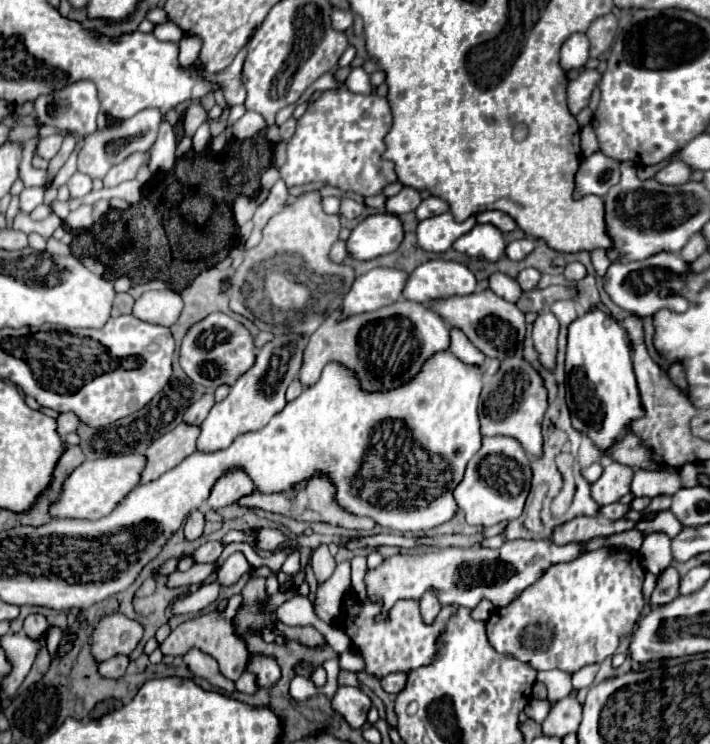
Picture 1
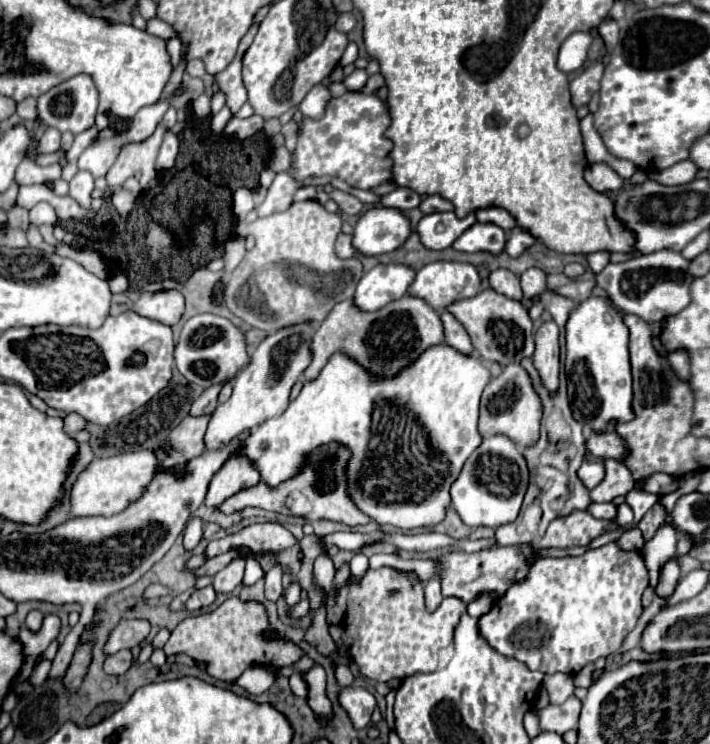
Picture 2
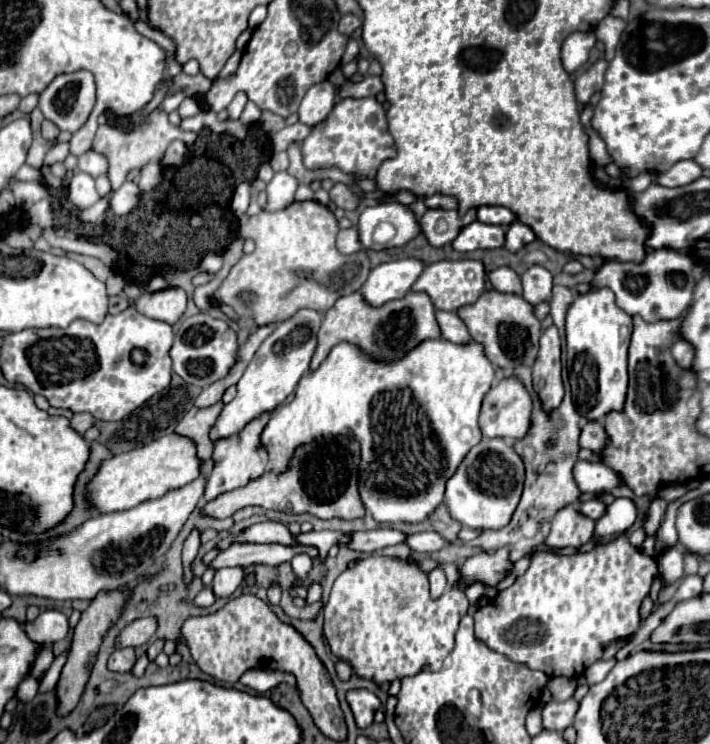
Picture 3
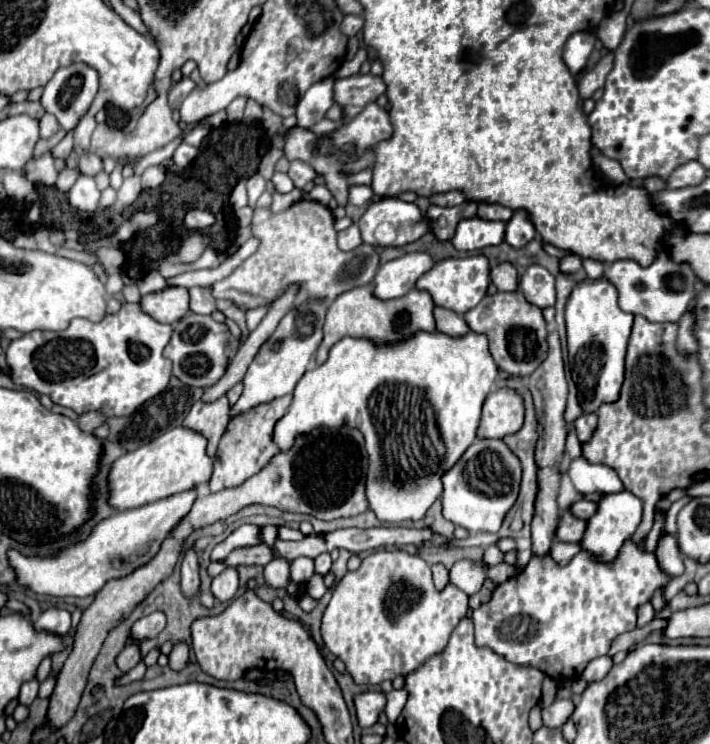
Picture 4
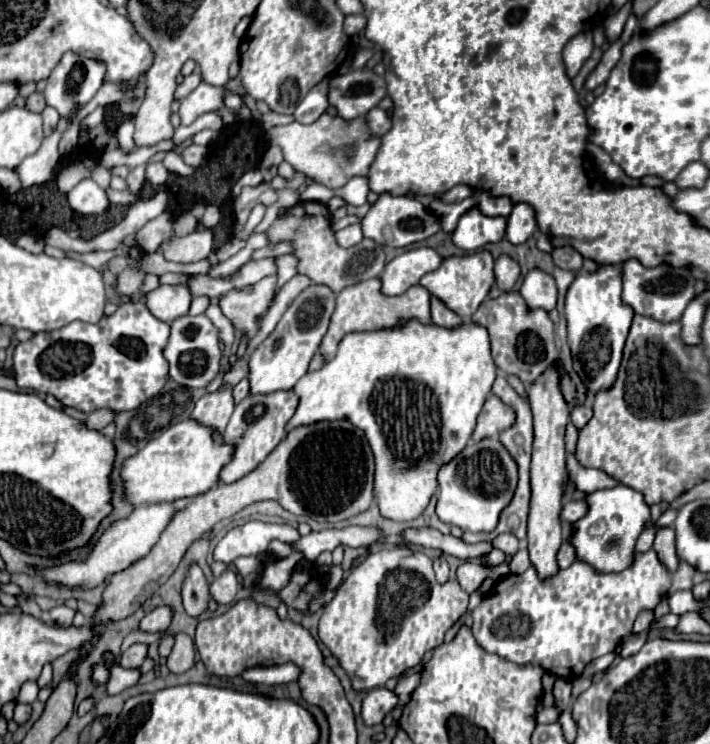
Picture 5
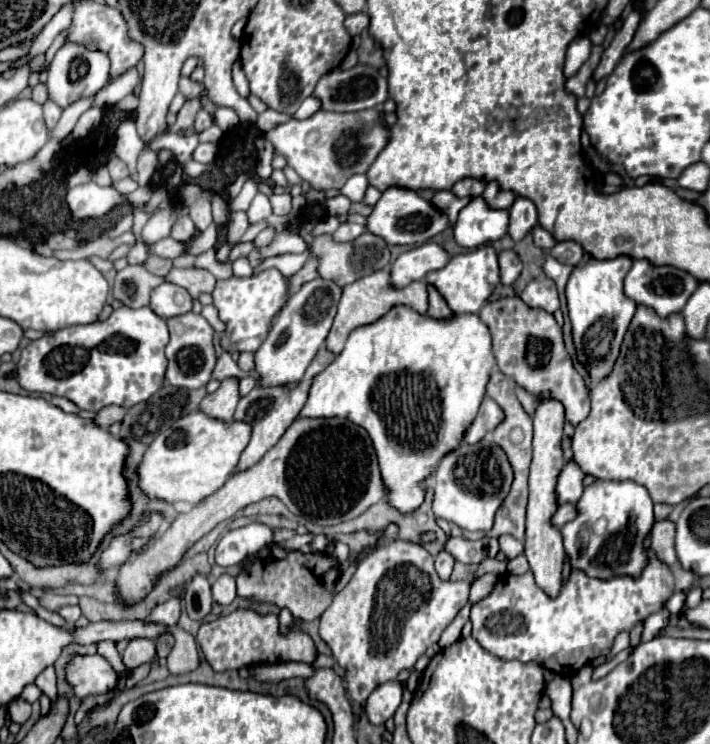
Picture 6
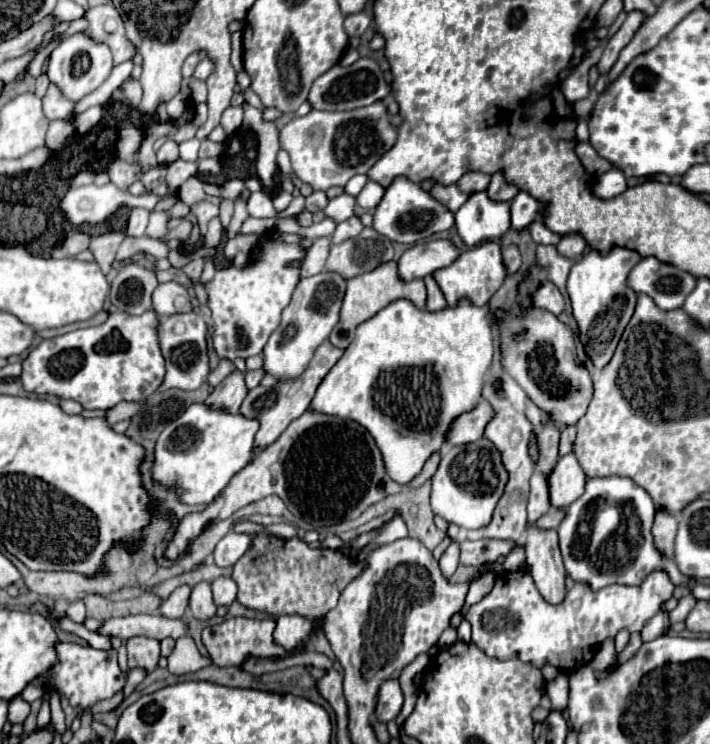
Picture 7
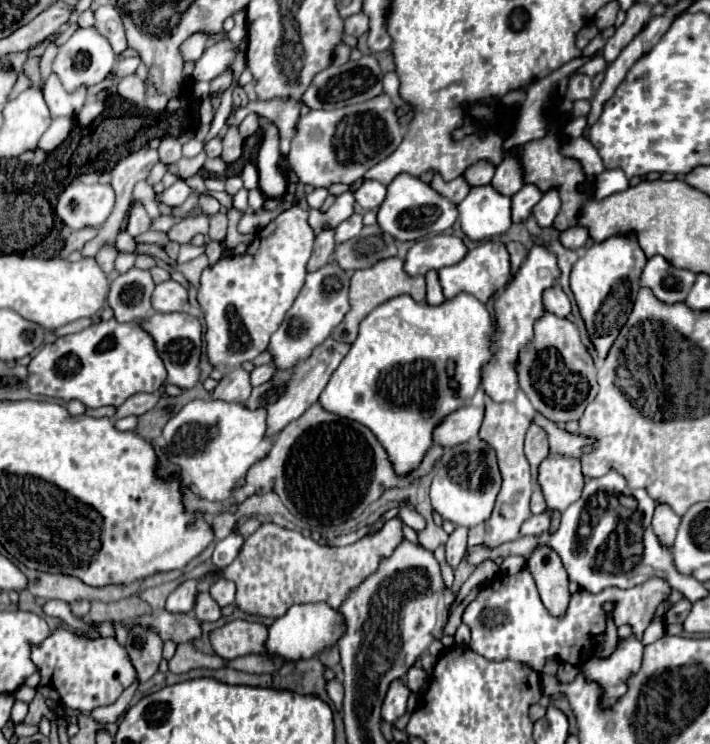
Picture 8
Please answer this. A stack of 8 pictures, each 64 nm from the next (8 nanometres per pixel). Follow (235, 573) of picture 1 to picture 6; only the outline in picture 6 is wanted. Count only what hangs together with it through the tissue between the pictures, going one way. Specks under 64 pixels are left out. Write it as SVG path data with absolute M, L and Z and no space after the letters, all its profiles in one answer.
M222 574L214 584L212 584L212 596L214 602L220 606L228 606L236 598L236 582L230 574Z

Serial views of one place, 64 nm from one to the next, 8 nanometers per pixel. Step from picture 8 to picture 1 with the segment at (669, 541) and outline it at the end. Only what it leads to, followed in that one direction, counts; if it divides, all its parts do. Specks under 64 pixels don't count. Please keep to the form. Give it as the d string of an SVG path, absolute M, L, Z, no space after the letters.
M666 568L660 576L658 576L658 584L652 592L650 602L660 606L660 604L668 604L678 596L678 584L680 584L680 576L676 568Z

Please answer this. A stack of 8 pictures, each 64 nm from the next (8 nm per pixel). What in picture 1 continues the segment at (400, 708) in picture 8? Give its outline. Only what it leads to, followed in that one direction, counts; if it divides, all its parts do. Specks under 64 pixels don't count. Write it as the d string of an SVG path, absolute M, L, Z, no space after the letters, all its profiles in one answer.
M342 686L332 698L332 706L336 712L340 712L346 718L346 722L352 728L362 728L366 724L372 700L360 688Z

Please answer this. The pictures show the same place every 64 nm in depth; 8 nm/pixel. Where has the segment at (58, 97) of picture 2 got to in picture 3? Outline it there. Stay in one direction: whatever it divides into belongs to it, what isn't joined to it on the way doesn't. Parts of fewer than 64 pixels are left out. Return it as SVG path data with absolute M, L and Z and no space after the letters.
M76 70L56 76L40 94L38 108L44 118L52 120L60 130L76 132L94 108L96 82L92 72Z

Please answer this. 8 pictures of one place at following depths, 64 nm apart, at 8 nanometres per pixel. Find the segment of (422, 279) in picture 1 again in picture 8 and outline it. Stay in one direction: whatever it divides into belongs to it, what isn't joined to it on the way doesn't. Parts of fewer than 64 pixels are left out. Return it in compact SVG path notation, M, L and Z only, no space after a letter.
M488 240L472 248L462 262L438 270L438 276L446 298L456 296L458 292L468 292L476 296L480 302L486 302L494 292L502 290L510 280L510 254L506 250L506 244L502 244L500 240Z

